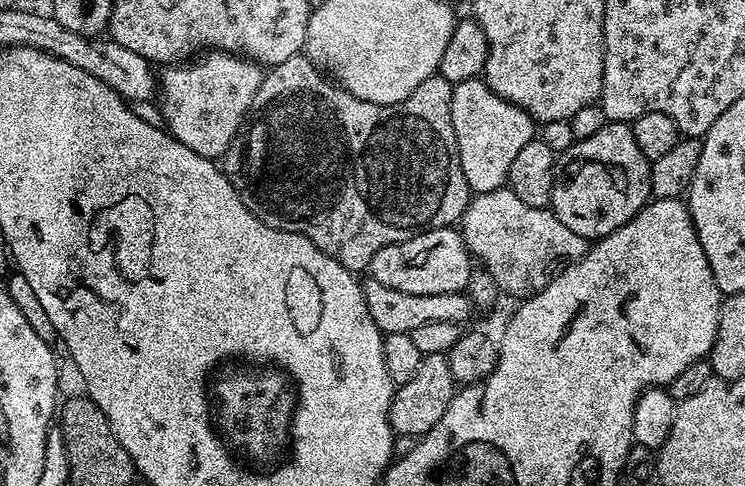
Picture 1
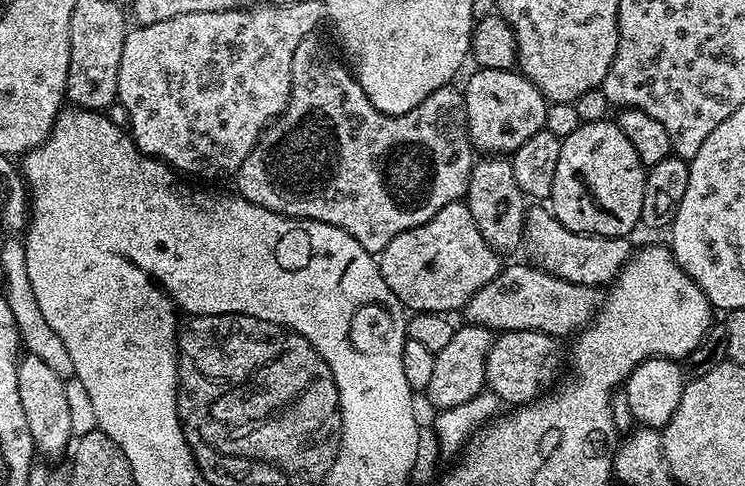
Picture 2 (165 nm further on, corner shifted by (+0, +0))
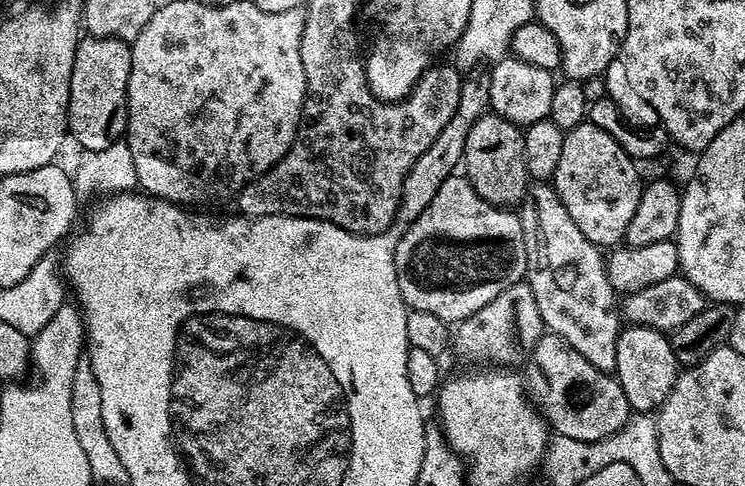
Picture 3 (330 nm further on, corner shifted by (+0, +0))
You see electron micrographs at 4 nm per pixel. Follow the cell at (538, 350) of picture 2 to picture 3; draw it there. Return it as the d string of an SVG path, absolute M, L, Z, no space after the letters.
M545 334L534 346L527 368L526 391L555 434L584 443L598 442L621 431L633 415L615 375L592 366L562 337Z

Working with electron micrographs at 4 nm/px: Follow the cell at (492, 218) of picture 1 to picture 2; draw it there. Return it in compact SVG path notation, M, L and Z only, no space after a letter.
M532 207L526 212L522 248L523 251L528 251L527 259L543 272L587 288L596 288L600 284L608 286L632 257L634 244L631 244L631 239L623 236L589 236L586 232L575 232L562 226L562 222L558 222L547 207Z

